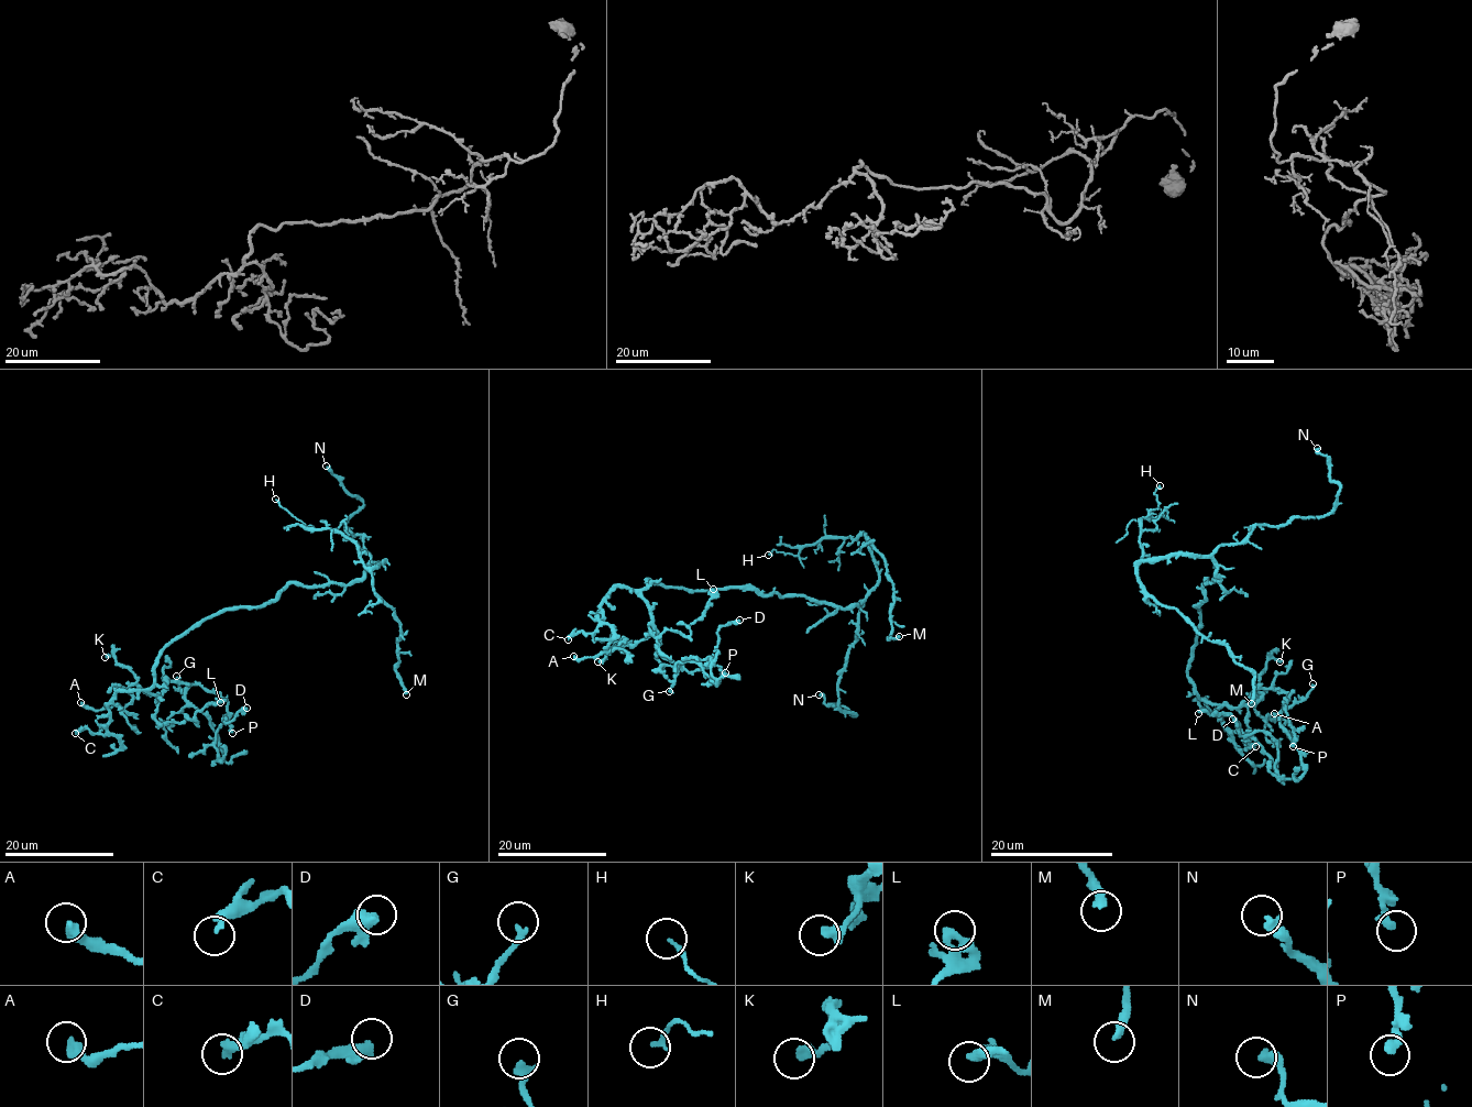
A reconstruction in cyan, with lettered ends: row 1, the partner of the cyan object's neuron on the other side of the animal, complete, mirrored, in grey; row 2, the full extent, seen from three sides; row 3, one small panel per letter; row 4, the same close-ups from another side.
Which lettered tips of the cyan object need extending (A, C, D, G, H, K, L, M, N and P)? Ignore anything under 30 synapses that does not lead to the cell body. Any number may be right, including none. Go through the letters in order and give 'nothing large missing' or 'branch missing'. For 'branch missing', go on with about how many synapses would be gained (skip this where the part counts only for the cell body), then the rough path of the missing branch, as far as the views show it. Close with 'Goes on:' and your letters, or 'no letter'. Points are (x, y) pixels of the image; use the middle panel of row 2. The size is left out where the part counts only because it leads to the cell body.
A: nothing large missing
C: nothing large missing
D: nothing large missing
G: nothing large missing
H: nothing large missing
K: nothing large missing
L: nothing large missing
M: branch missing; 45 synapses; course (899, 636), (945, 625), (963, 603)
N: nothing large missing
P: nothing large missing
Goes on: M

